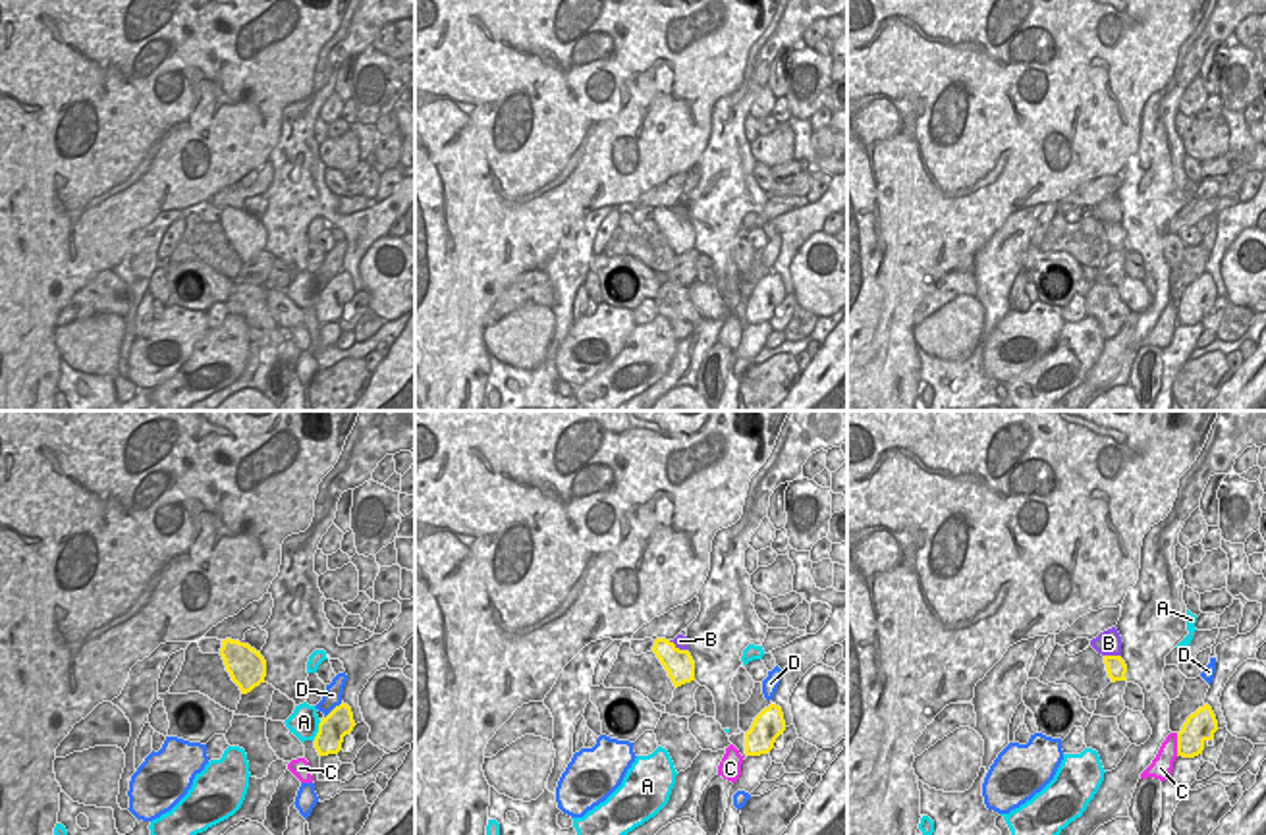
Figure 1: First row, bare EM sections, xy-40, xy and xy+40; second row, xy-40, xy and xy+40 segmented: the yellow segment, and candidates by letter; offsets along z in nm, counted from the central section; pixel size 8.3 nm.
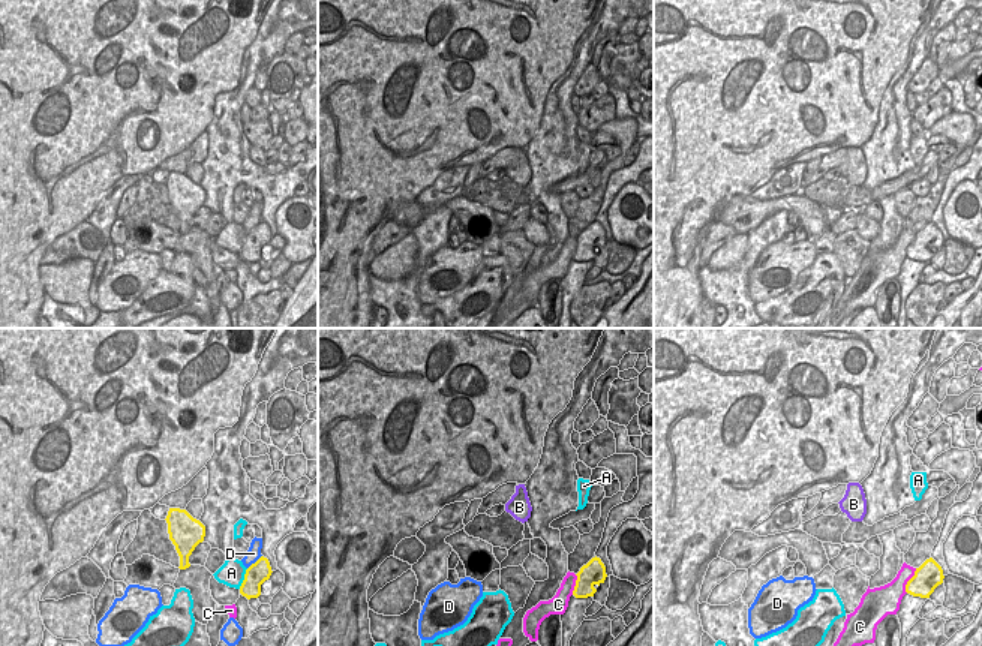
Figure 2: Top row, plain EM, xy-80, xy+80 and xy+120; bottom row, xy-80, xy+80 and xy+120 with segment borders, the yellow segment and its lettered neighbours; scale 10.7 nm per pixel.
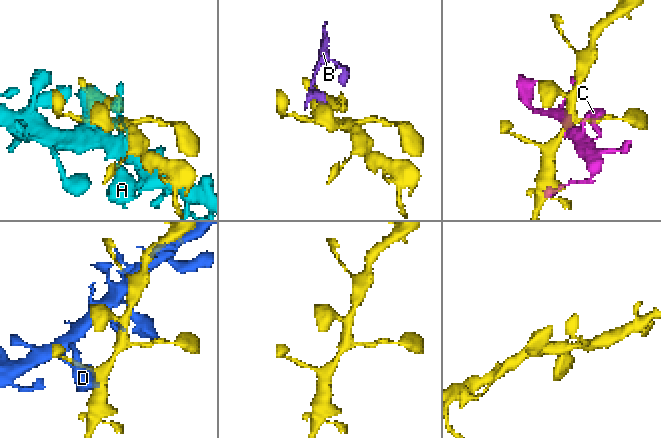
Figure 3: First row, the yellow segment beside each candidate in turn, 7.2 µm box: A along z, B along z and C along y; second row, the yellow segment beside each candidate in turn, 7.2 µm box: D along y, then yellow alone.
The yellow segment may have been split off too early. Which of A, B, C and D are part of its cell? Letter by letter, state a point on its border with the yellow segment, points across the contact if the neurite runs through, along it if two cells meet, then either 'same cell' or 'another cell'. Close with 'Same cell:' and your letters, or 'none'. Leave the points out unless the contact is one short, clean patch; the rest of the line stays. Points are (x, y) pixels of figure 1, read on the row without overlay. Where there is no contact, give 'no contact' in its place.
A: xy-40 (319, 299) | another cell
B: xy+40 (1112, 224) | along xy+40 (1104, 222), (1120, 224) | another cell
C: xy+40 (1178, 313) | another cell
D: xy-40 (332, 278) | another cell
Same cell: none

